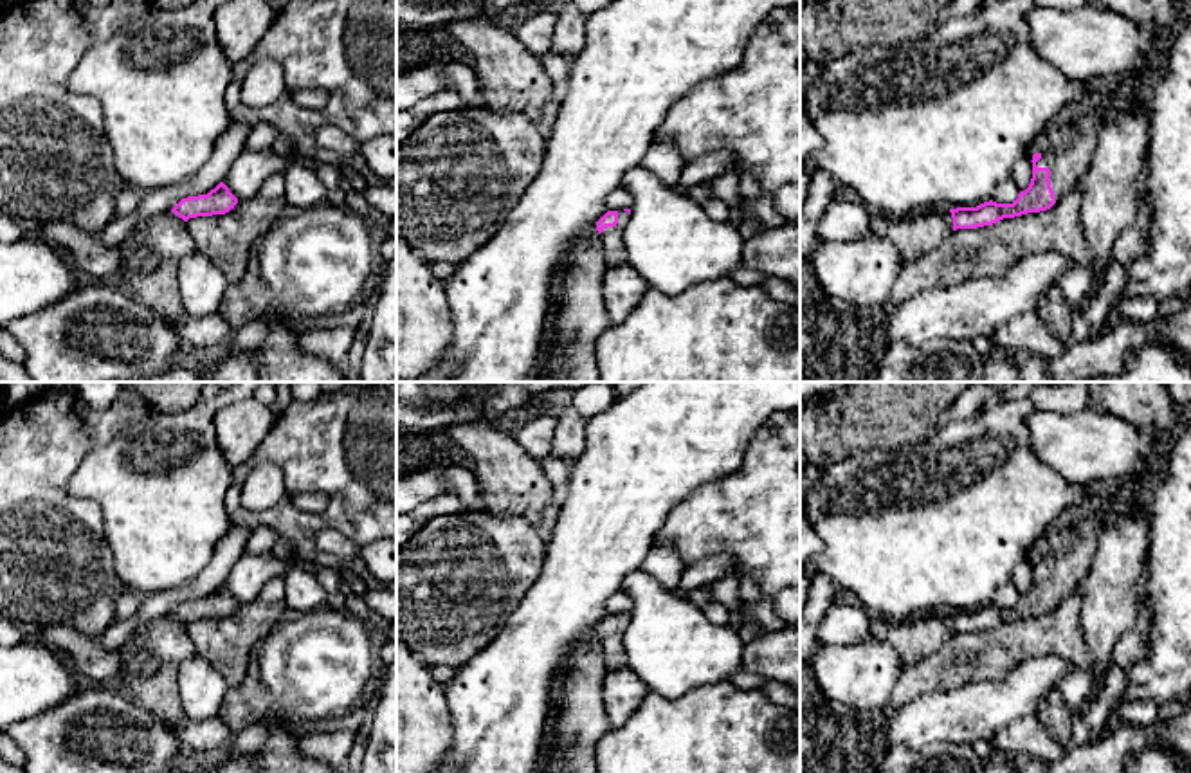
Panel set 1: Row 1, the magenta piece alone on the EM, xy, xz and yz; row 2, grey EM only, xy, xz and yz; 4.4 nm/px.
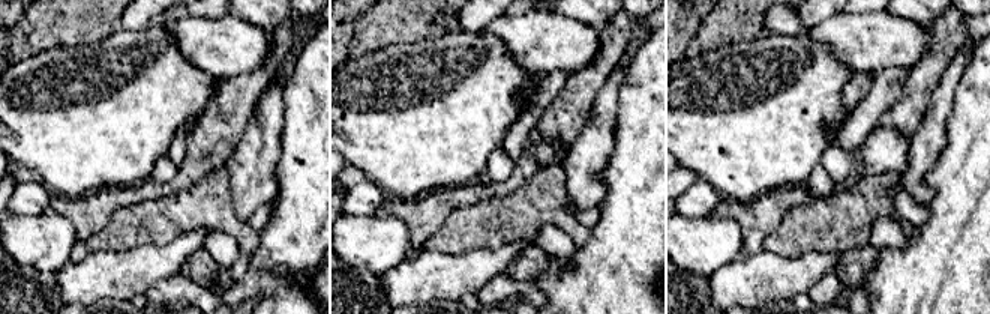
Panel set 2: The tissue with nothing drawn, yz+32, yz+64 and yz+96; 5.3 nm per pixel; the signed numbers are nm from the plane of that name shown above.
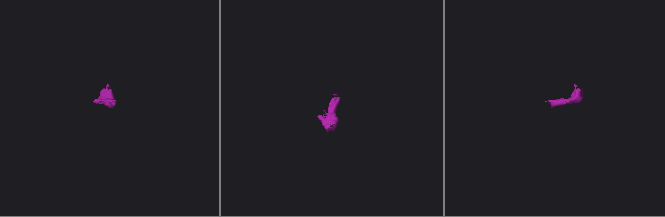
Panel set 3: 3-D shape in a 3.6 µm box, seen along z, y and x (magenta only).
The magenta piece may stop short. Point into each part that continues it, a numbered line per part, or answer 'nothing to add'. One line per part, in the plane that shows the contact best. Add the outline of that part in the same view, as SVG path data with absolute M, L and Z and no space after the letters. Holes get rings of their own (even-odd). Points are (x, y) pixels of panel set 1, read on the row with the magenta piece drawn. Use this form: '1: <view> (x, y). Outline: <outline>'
1: yz (1069, 143). Outline: M1117 77L1092 79L1083 83L1085 94L1099 94L1101 106L1090 119L1072 103L1047 130L1036 146L1041 159L1038 168L1050 169L1050 187L1056 200L1076 187L1090 168L1099 133L1110 119L1115 103L1126 95L1126 85Z
2: yz (916, 235). Outline: M926 209L899 220L877 213L870 214L870 234L894 243L903 265L928 256L951 232L953 218L950 209Z

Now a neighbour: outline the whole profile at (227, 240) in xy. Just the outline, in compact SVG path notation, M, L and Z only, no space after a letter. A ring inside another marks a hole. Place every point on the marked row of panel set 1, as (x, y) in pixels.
M245 200L225 214L196 216L186 222L195 250L205 254L216 268L238 283L252 249L290 211L286 200Z

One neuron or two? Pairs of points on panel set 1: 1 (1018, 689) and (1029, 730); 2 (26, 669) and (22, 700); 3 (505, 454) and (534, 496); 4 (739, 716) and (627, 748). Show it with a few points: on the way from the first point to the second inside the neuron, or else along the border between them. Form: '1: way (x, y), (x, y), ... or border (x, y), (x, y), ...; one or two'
1: border (1033, 714), (1004, 725), (990, 739); two
2: way (26, 676), (22, 692); one
3: way (505, 465), (523, 485); one
4: way (712, 728), (692, 748), (654, 748); one

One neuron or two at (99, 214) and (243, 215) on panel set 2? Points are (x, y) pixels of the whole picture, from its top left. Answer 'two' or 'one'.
two

